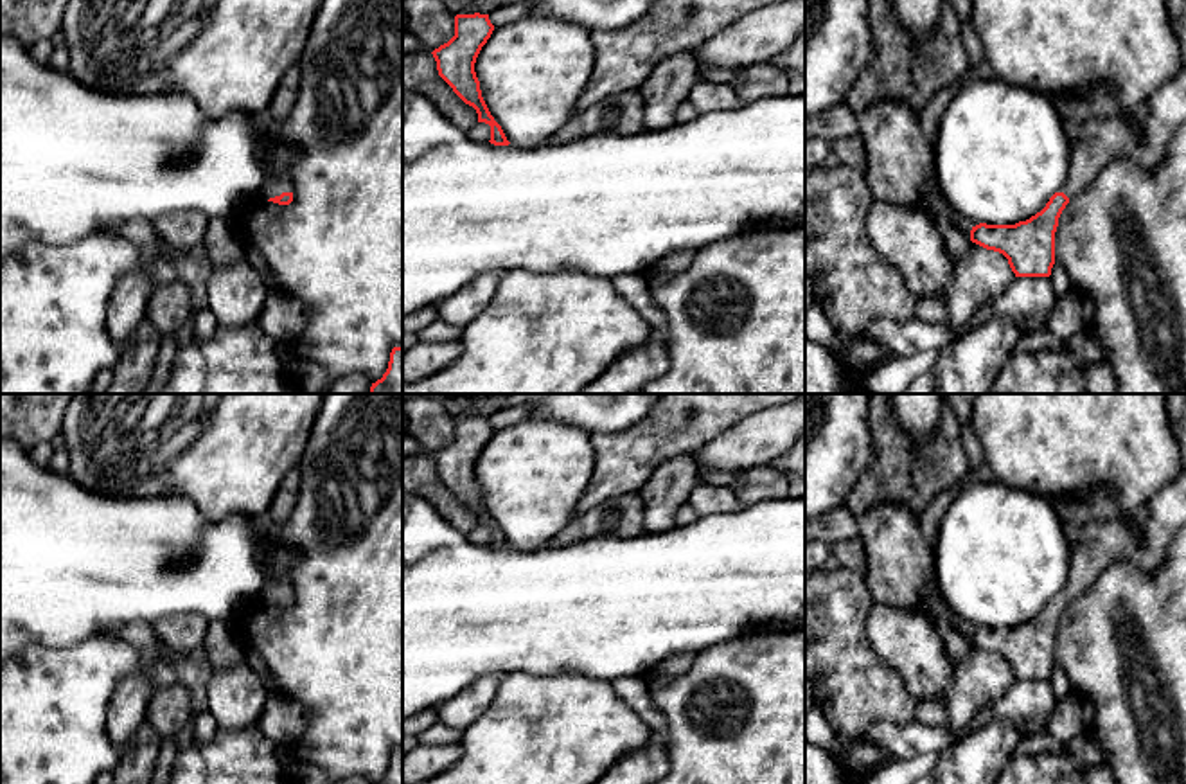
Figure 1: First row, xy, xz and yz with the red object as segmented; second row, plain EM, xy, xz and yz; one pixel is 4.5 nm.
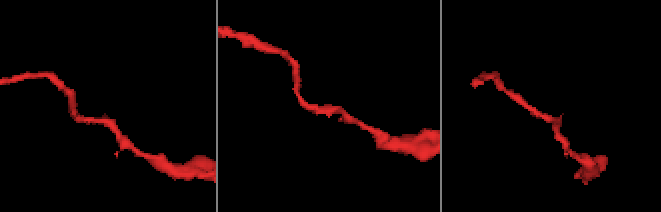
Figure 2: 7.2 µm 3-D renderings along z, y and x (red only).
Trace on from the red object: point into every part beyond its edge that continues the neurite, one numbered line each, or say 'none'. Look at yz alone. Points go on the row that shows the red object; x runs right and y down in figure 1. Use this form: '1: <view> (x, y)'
1: yz (1095, 142)

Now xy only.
1: xy (275, 186)

